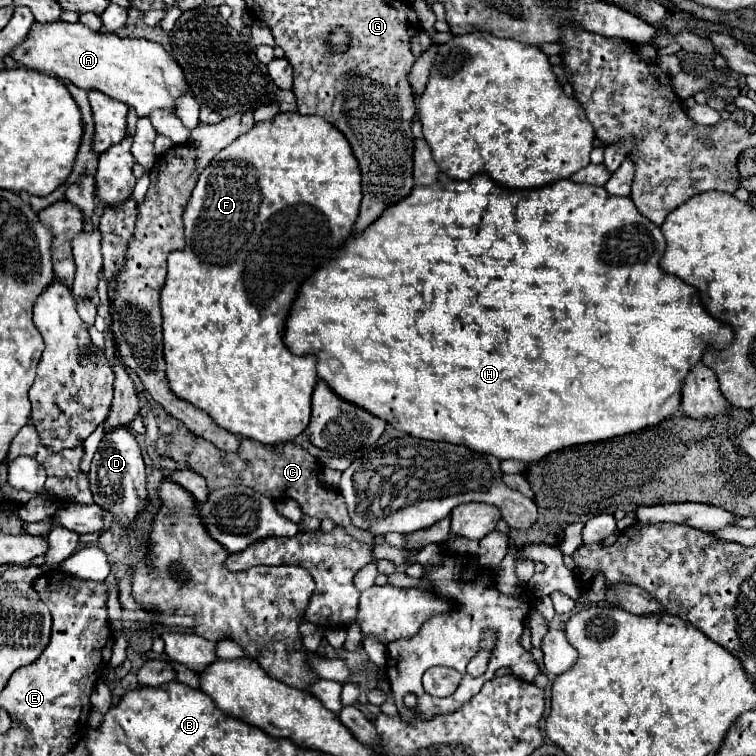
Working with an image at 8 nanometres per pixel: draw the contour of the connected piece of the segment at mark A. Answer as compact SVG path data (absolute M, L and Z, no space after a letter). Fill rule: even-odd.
M34 22L28 38L22 42L22 46L16 46L10 56L26 68L56 78L66 78L78 88L104 92L106 96L134 108L138 116L148 116L152 110L174 112L176 98L182 90L188 90L182 68L160 44L144 38L120 38L106 30L94 32L80 22Z

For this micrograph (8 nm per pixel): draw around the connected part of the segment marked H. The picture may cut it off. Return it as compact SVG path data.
M476 174L474 178L466 180L466 182L448 182L448 184L432 184L432 186L414 186L412 194L408 194L408 198L400 200L396 206L390 206L388 210L384 210L384 214L380 214L380 220L372 222L372 226L368 226L368 230L364 230L364 234L356 234L352 238L348 238L348 242L344 242L344 246L340 246L340 250L336 250L336 254L332 254L332 258L328 262L322 262L320 268L316 270L316 274L312 274L312 278L306 278L306 282L302 282L300 290L296 292L296 300L292 302L292 310L288 312L288 322L286 322L286 332L284 332L284 342L288 346L288 350L296 356L308 356L310 352L316 356L318 360L318 378L324 380L334 394L338 394L340 398L344 398L346 402L352 402L360 408L366 408L370 414L376 414L376 418L382 418L386 424L394 426L396 430L402 430L410 436L416 438L424 438L424 440L442 440L442 442L452 442L452 444L464 444L470 446L476 452L484 452L484 454L492 454L498 460L522 460L522 462L538 462L542 460L546 454L568 448L568 446L576 446L576 444L588 444L588 442L602 442L602 440L610 440L622 434L630 434L630 432L638 432L642 428L648 428L652 424L658 424L660 420L672 416L678 408L680 408L680 390L682 390L682 380L688 372L688 368L692 364L696 364L702 358L702 352L706 348L706 344L710 346L728 346L732 340L732 330L730 326L720 324L716 318L712 318L700 304L698 292L690 286L686 286L680 278L676 276L668 276L660 270L660 256L664 254L664 236L660 232L658 226L654 226L648 218L644 218L634 202L630 198L620 198L620 196L608 196L608 192L600 186L588 186L588 184L574 184L572 180L558 180L554 184L542 186L542 188L534 188L534 190L510 190L510 188L502 188L498 184L494 184L486 174Z

